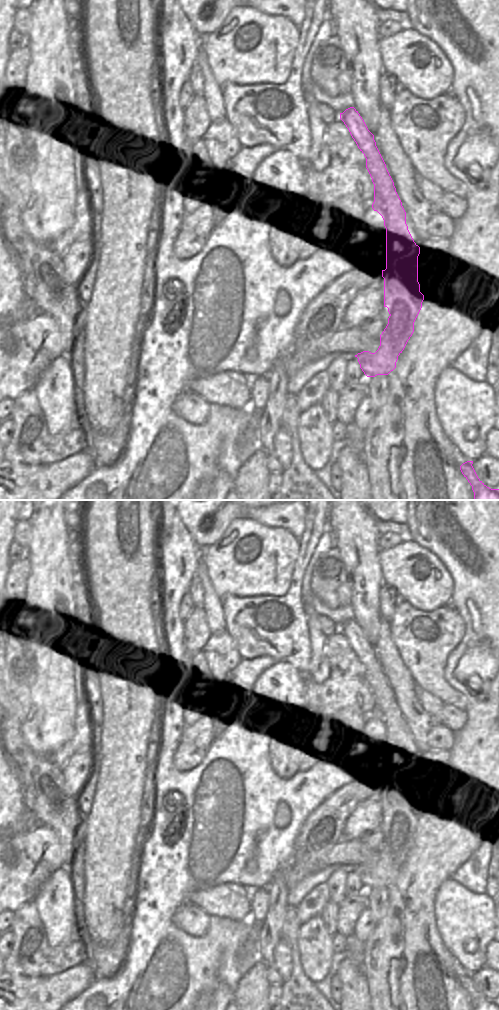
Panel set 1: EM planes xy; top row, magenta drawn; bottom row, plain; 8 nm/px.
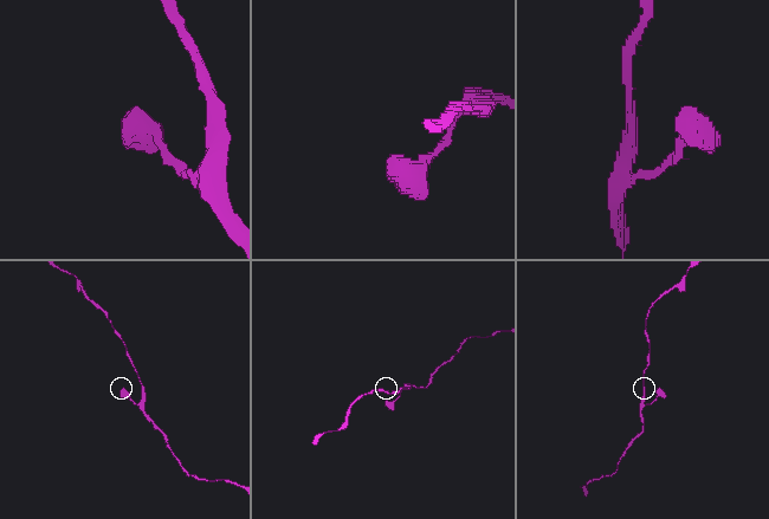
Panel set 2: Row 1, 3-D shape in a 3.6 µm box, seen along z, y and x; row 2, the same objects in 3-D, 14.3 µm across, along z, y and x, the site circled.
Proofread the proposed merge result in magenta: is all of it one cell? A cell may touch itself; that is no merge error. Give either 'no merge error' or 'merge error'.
no merge error

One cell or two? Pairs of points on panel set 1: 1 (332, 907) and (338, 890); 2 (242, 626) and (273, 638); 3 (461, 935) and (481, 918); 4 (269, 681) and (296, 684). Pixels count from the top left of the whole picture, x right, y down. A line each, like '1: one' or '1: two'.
1: two
2: one
3: one
4: one

